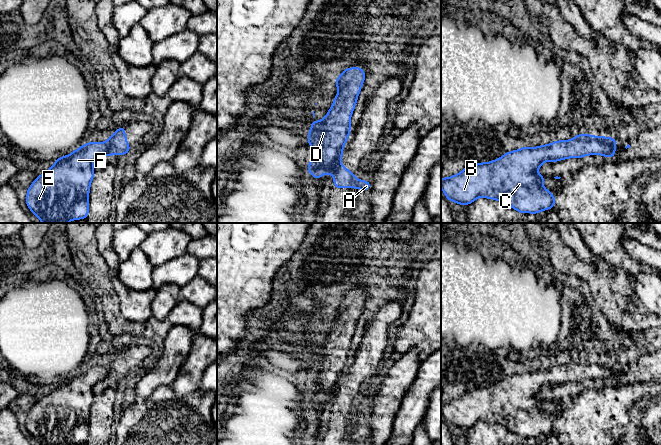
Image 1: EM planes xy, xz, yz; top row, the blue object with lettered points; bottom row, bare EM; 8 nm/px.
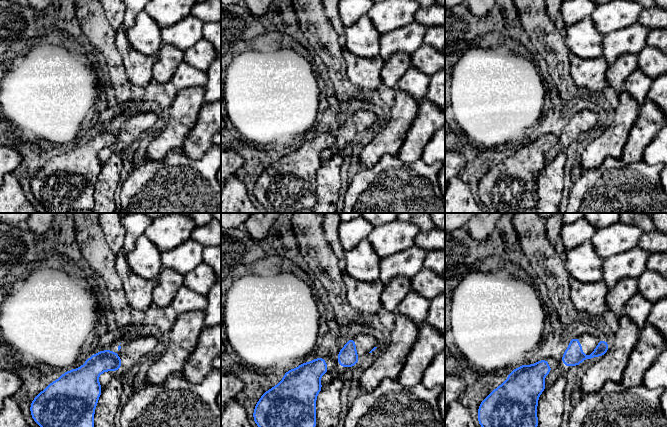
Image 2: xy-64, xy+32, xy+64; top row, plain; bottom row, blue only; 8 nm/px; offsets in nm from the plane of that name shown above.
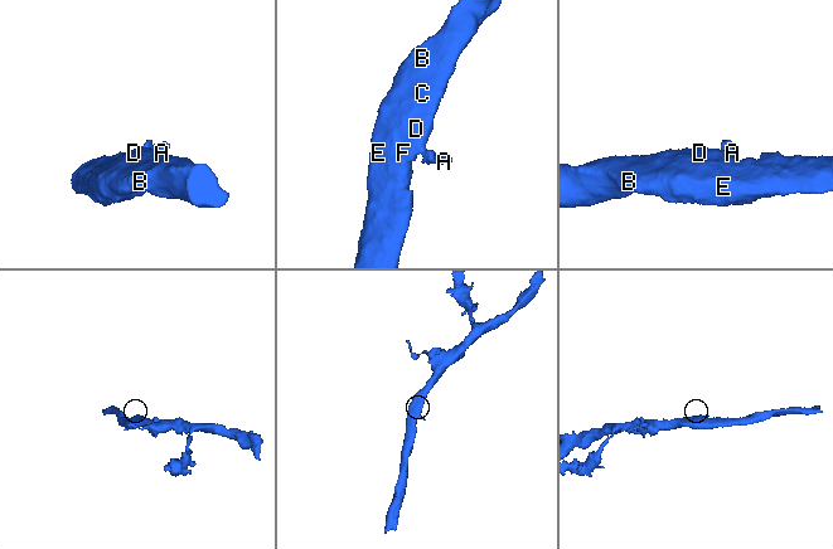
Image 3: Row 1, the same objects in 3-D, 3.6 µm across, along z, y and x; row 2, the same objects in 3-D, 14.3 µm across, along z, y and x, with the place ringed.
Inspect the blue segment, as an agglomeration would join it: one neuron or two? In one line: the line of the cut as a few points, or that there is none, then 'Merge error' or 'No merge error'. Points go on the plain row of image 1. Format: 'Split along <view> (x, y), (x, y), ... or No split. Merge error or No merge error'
Split along xy (106, 366), (113, 377). Merge error

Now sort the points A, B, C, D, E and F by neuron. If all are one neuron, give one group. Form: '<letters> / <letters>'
A / B C D E F

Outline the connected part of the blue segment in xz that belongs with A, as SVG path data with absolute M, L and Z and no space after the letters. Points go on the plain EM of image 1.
M339 388L332 396L334 401L334 412L357 412L366 415L371 412L371 406L357 404L352 395Z

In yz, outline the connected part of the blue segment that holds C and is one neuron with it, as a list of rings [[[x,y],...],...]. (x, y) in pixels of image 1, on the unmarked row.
[[[577,358],[570,364],[556,364],[547,369],[509,375],[491,386],[477,387],[465,391],[460,397],[448,402],[441,402],[441,413],[446,423],[466,430],[479,421],[498,424],[508,428],[514,434],[525,438],[538,438],[555,430],[555,420],[543,410],[546,400],[539,399],[537,394],[545,385],[557,386],[567,382],[582,382],[587,379],[615,381],[616,370],[605,360]]]

